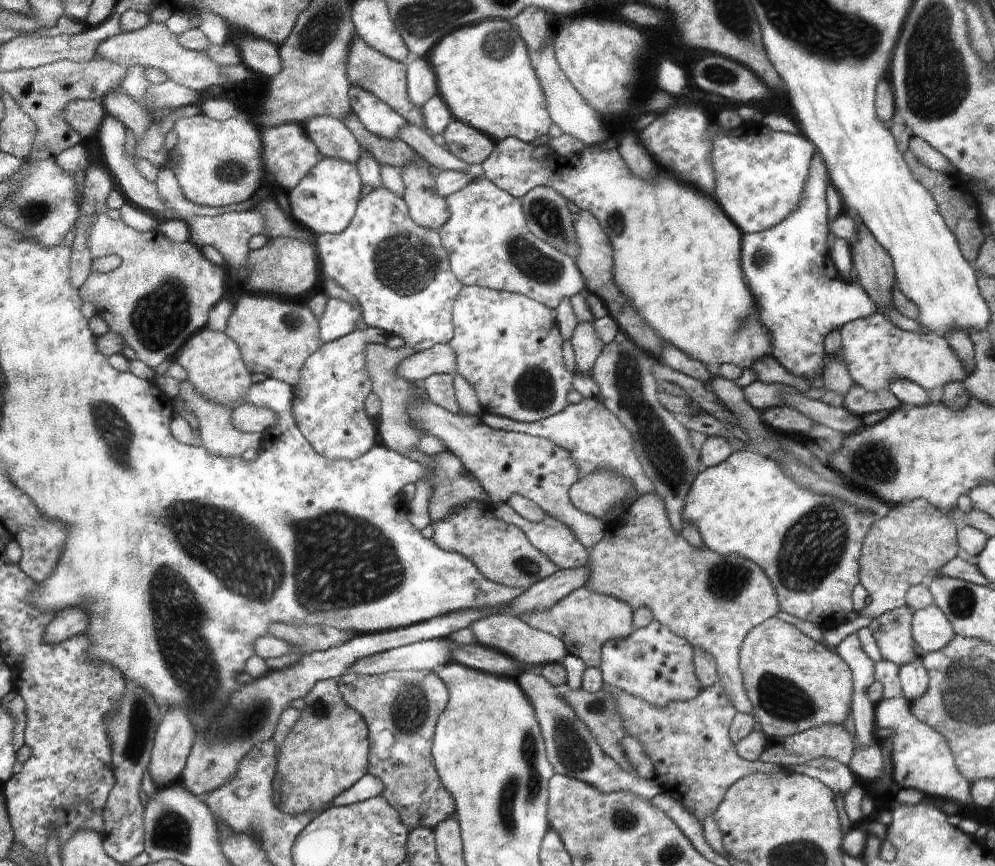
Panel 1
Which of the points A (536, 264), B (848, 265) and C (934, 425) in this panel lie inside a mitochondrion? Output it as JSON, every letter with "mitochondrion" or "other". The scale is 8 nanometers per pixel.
{"A":"mitochondrion","B":"other","C":"other"}

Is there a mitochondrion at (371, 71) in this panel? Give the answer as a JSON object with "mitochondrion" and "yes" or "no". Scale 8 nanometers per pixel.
{"mitochondrion":"yes"}

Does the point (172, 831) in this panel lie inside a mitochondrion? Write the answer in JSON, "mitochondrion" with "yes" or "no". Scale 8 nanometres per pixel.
{"mitochondrion":"yes"}

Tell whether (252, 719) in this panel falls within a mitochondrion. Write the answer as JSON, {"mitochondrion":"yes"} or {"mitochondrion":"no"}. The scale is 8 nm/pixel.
{"mitochondrion":"yes"}

